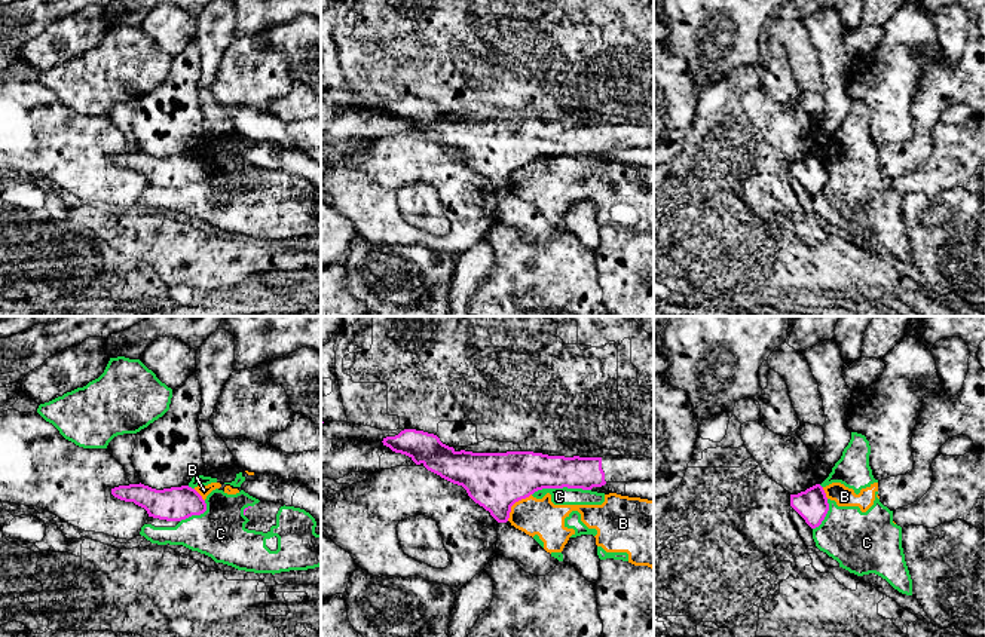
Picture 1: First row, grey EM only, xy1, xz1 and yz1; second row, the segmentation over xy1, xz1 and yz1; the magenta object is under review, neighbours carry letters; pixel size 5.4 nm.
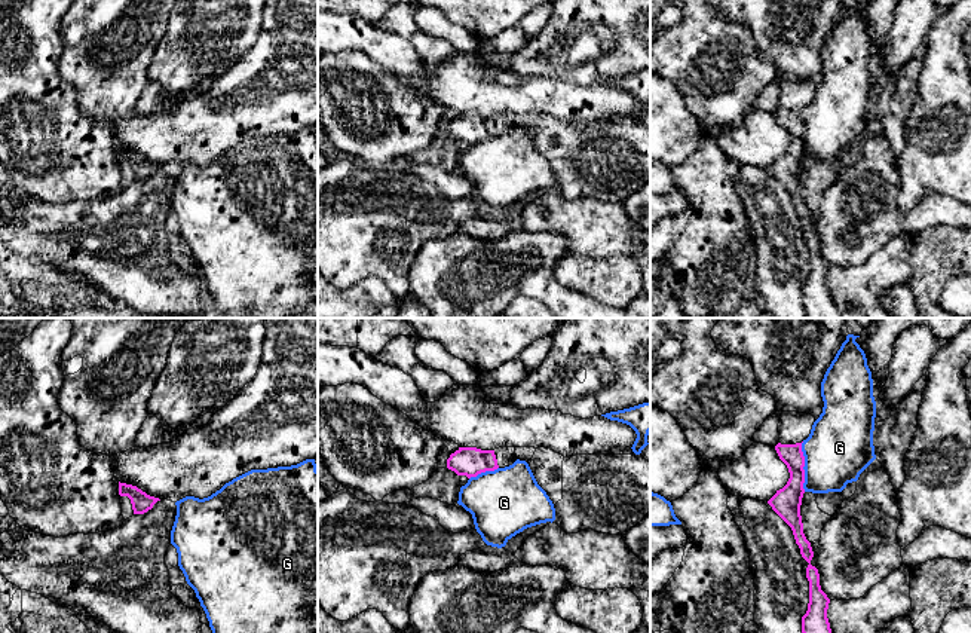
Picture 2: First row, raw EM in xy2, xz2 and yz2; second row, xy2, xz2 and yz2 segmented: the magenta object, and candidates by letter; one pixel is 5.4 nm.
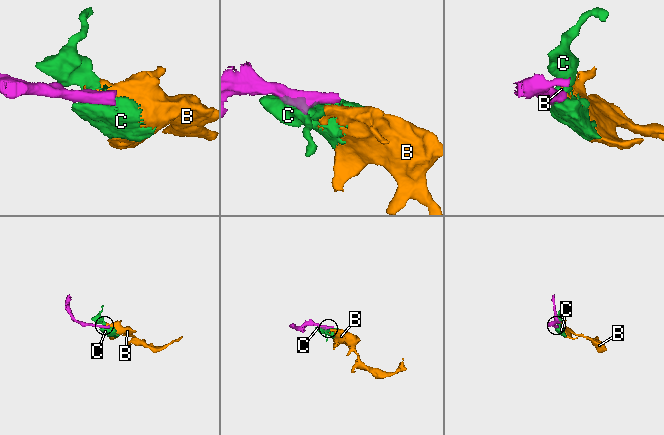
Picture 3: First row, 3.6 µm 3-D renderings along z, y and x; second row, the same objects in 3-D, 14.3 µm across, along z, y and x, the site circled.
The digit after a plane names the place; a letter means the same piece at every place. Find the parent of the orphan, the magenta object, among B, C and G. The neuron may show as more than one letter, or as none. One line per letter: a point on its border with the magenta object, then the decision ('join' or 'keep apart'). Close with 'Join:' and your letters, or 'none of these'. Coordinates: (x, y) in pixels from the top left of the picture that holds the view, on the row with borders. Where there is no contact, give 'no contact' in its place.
B: xz1 (514, 502) | keep apart
C: xz1 (560, 487) | keep apart
G: yz2 (803, 465) | keep apart
Join: none of these

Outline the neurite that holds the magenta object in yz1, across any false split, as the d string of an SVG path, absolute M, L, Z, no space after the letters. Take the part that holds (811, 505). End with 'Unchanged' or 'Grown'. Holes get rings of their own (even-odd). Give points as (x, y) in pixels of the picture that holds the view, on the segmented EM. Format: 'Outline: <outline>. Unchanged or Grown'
Outline: M820 484L798 494L790 494L790 506L811 529L819 527L829 511L826 493Z. Unchanged

